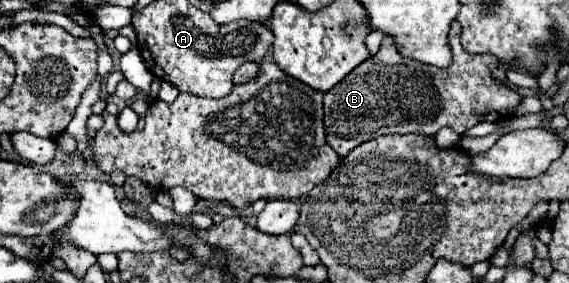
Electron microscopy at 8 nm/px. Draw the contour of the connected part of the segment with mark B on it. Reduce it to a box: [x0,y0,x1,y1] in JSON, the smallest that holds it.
[324,21,522,157]

